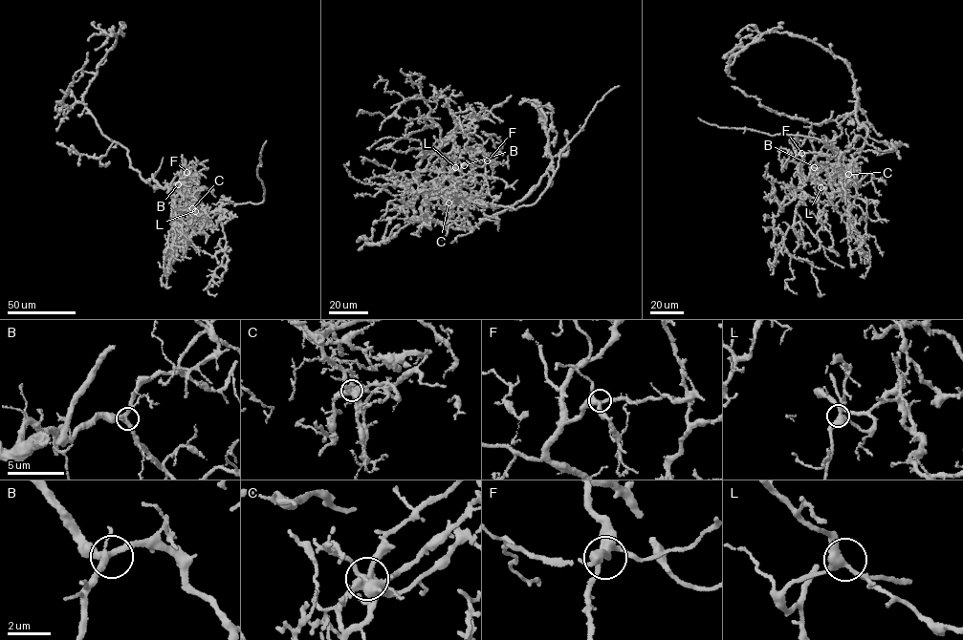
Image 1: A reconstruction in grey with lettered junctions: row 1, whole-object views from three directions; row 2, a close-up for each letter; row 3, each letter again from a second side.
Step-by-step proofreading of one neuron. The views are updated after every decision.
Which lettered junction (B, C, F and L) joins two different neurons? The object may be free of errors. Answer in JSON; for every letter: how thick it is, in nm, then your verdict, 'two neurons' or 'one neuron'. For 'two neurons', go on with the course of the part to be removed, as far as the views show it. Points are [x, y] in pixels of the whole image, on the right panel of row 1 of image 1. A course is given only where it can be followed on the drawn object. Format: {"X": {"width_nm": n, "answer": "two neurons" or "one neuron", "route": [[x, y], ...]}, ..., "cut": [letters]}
{"B": {"width_nm": 300, "answer": "one neuron"}, "C": {"width_nm": 320, "answer": "two neurons", "route": [[848, 174], [844, 185], [831, 145], [827, 146], [817, 138], [719, 127], [697, 117]]}, "F": {"width_nm": 360, "answer": "one neuron"}, "L": {"width_nm": 360, "answer": "one neuron"}, "cut": ["C"]}

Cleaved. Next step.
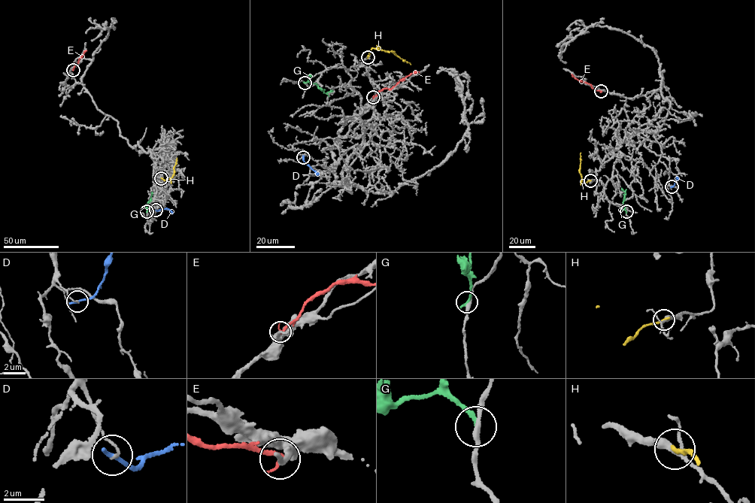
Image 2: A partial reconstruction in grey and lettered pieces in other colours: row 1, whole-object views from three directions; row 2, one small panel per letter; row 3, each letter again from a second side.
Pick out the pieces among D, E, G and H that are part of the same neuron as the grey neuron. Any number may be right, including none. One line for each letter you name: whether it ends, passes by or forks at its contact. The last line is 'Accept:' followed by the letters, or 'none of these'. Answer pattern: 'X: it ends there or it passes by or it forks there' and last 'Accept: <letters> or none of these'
Accept: none of these

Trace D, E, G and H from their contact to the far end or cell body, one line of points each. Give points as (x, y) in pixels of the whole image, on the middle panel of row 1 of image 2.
D: (303, 157), (304, 163), (318, 174), (316, 175)
E: (373, 97), (382, 89), (390, 89), (404, 77), (419, 72)
G: (304, 83), (316, 84), (325, 93), (333, 91)
H: (368, 57), (371, 48), (377, 48), (392, 51), (410, 64)

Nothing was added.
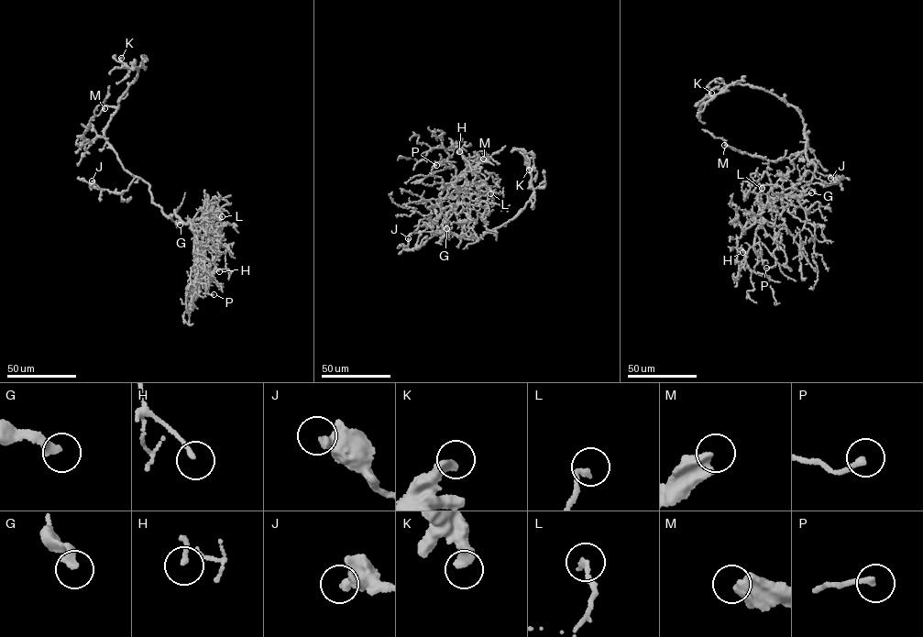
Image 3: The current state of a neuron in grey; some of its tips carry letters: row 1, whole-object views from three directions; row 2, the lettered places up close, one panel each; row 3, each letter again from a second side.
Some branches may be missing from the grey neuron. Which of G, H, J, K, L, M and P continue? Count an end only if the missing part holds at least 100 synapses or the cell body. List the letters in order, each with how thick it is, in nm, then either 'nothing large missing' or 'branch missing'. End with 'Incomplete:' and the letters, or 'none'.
G: calibre 280 nm; branch missing
H: calibre 170 nm; nothing large missing
J: calibre 400 nm; nothing large missing
K: calibre 400 nm; nothing large missing
L: calibre 200 nm; nothing large missing
M: calibre 440 nm; nothing large missing
P: calibre 200 nm; nothing large missing
Incomplete: G

